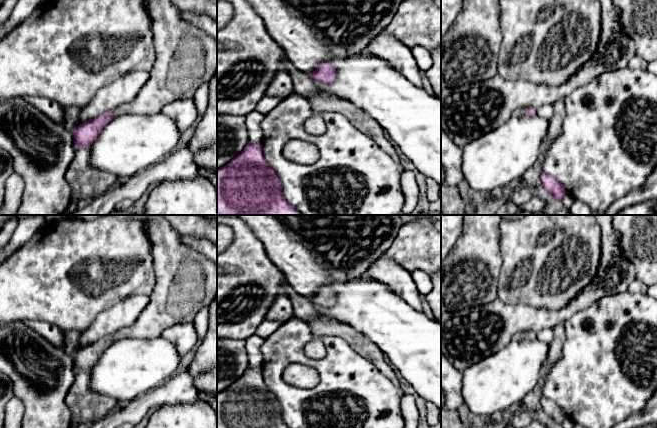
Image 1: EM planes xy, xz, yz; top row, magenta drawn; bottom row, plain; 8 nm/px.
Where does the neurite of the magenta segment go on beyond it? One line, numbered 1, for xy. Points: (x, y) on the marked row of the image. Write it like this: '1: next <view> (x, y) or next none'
1: next xy (186, 57)

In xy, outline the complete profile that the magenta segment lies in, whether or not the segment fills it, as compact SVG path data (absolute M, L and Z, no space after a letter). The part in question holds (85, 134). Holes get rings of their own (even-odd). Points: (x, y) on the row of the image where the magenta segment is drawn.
M149 0L149 14L152 17L152 34L156 51L156 61L150 71L150 78L133 101L122 104L113 112L105 112L90 119L73 130L75 148L88 148L99 136L103 128L115 117L122 114L151 115L161 112L162 108L177 99L193 98L197 89L207 83L217 71L217 43L206 32L184 21L181 11L171 0Z

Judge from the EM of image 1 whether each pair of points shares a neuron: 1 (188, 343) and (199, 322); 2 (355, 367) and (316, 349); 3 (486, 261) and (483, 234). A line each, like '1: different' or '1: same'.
1: different
2: different
3: same

